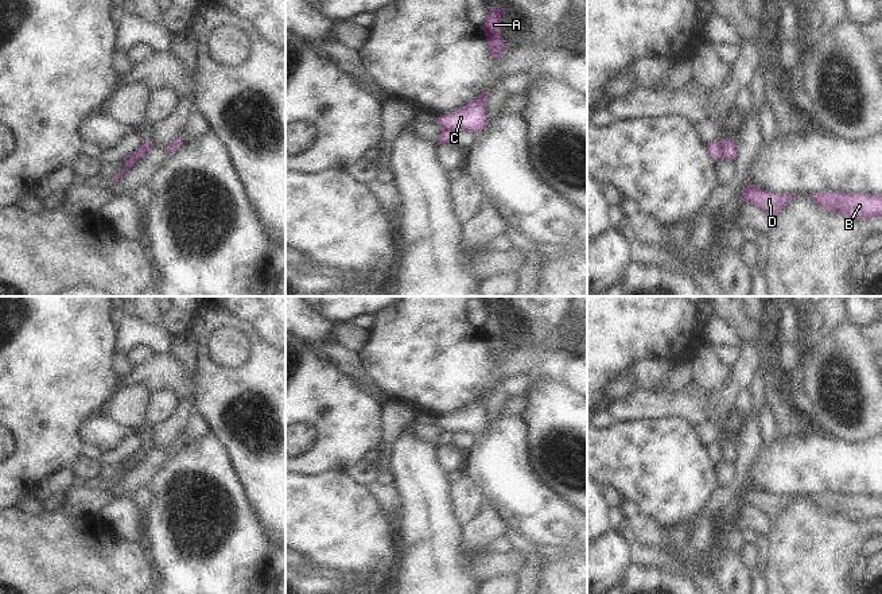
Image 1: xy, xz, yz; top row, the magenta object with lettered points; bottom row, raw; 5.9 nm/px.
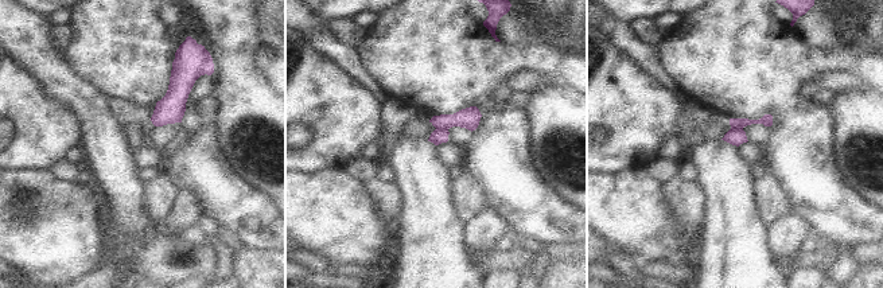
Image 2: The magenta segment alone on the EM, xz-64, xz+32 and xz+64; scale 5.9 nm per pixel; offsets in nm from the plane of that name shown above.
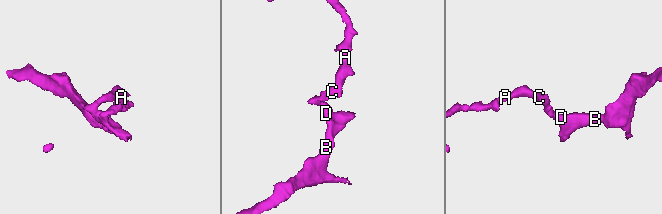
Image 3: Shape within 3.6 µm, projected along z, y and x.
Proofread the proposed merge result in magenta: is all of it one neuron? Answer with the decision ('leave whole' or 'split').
split

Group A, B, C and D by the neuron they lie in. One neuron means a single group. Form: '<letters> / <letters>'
A C / B D

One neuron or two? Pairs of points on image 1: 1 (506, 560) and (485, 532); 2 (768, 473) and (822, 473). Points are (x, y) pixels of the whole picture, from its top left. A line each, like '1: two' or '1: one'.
1: two
2: one

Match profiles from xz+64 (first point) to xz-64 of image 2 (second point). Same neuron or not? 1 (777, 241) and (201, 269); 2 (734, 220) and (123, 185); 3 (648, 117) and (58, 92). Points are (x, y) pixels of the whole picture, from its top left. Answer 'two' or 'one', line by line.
1: two
2: one
3: two

